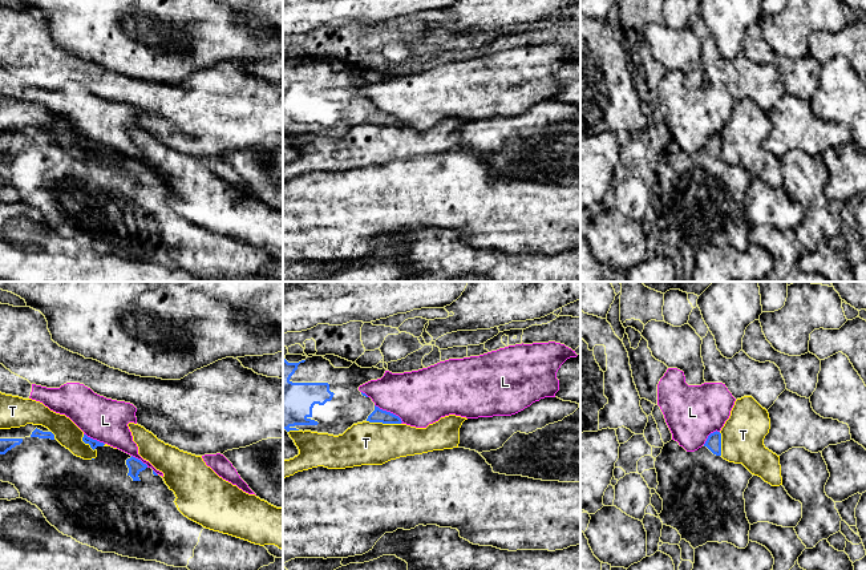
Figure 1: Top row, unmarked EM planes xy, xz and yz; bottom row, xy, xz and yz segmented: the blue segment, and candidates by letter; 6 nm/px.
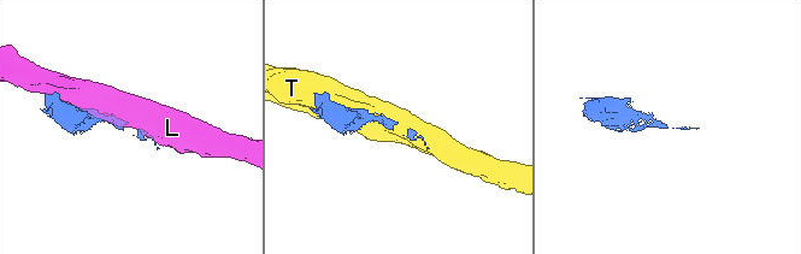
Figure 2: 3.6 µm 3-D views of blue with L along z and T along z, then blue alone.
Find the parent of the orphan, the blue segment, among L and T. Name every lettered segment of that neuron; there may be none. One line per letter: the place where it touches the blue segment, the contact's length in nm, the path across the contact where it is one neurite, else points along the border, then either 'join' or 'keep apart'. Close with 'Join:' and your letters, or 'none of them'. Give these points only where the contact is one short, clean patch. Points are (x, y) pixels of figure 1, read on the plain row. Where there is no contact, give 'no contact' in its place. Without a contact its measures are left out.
L: contact xz (389, 114); length 200 nm; keep apart
T: contact xz (384, 125); length 200 nm; keep apart
Join: none of them

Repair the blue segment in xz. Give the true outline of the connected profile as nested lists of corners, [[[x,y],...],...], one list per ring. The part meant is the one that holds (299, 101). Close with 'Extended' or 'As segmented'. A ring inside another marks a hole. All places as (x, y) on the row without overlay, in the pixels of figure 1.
[[[323,58],[299,65],[283,61],[283,132],[343,137],[353,126],[401,126],[401,121],[375,108],[359,89],[381,81],[385,70],[335,70]]]. Extended

